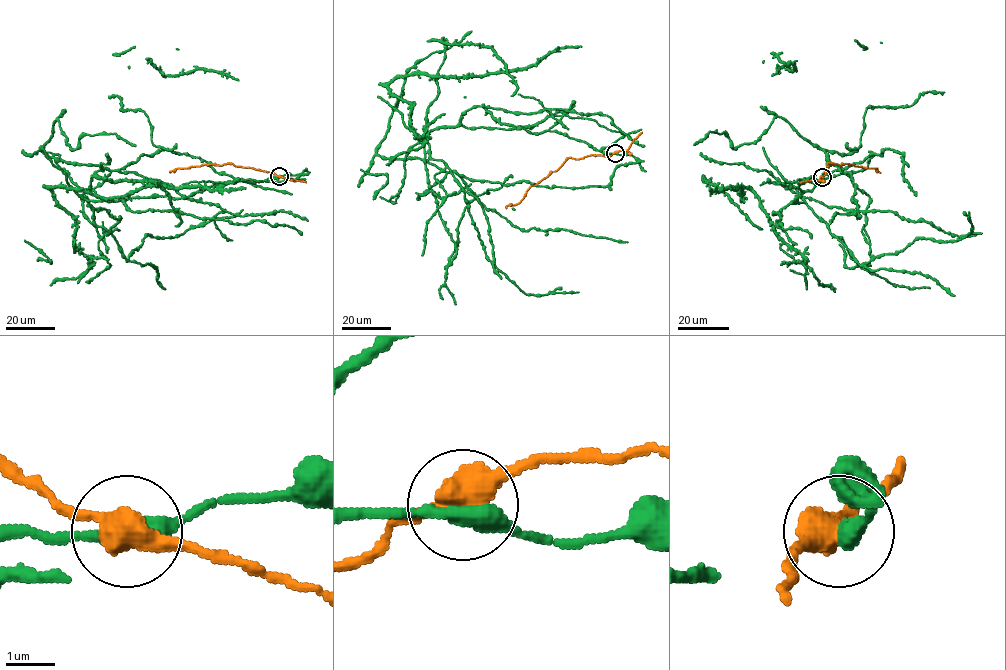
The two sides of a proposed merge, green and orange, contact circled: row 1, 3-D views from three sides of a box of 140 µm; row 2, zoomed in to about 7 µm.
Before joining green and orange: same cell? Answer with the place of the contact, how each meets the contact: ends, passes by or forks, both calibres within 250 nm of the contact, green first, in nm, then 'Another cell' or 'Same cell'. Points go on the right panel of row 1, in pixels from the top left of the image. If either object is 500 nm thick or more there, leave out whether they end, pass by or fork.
Place: (822, 177). At the ring green passes by. At the ring orange passes by. Thickness 380 nm (green) against 480 nm. Another cell

